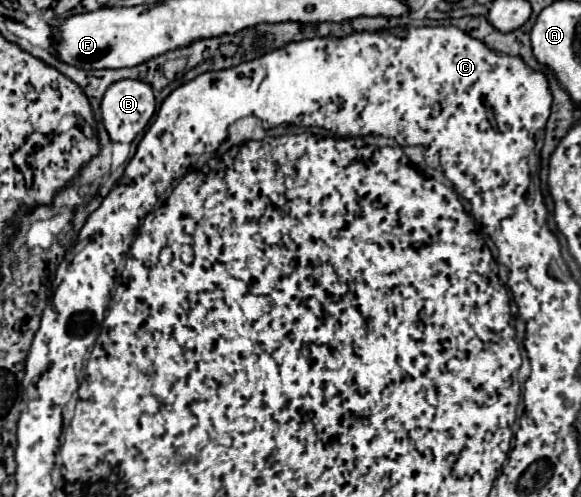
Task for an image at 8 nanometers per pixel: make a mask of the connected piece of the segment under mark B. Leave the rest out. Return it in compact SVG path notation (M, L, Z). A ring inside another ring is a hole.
M120 80L108 86L100 102L100 110L102 110L102 122L110 134L110 140L130 144L150 122L154 108L156 108L156 100L154 100L154 90L150 84L144 84L140 80Z

